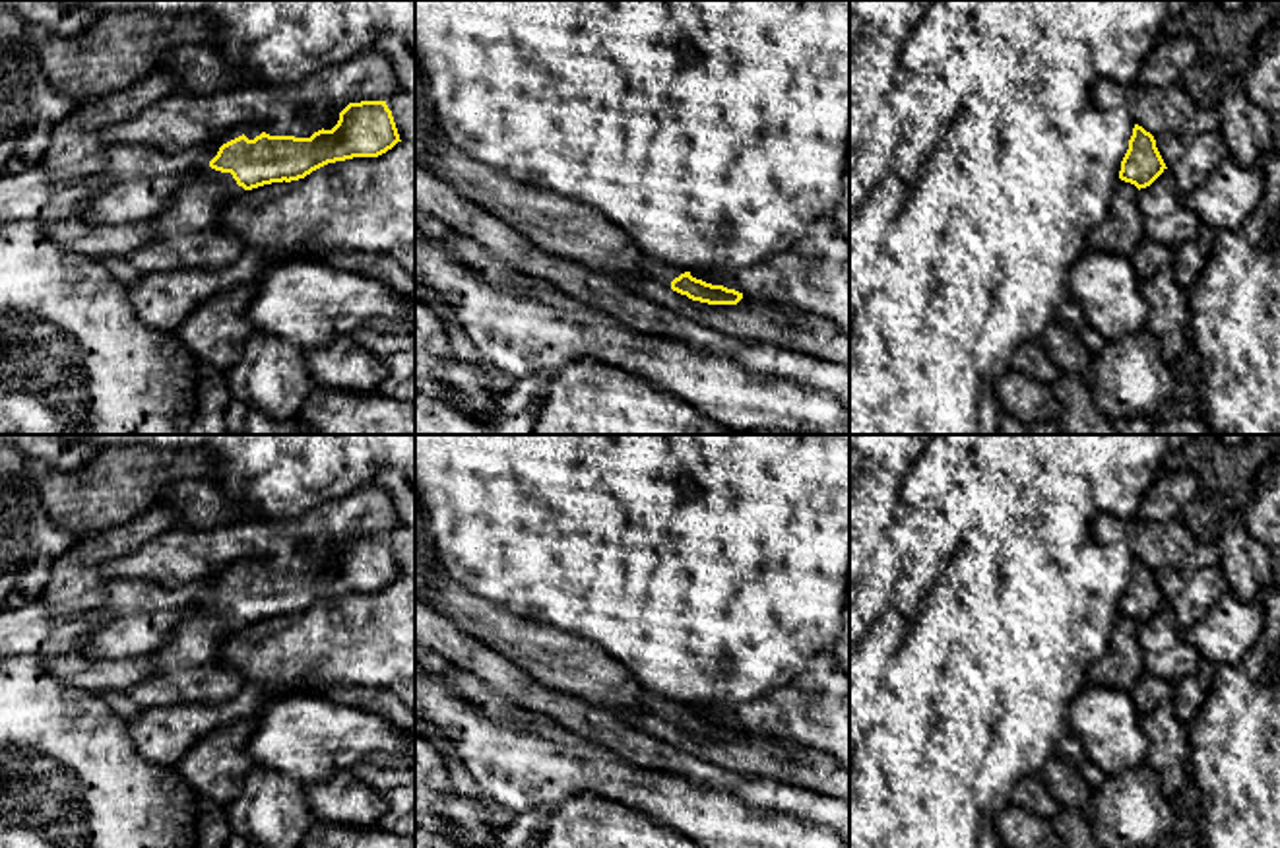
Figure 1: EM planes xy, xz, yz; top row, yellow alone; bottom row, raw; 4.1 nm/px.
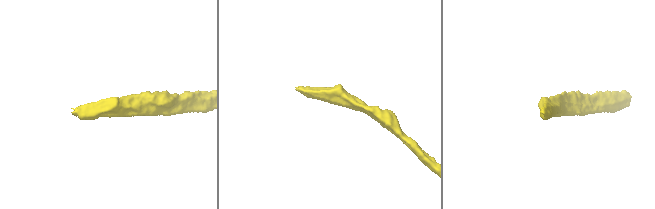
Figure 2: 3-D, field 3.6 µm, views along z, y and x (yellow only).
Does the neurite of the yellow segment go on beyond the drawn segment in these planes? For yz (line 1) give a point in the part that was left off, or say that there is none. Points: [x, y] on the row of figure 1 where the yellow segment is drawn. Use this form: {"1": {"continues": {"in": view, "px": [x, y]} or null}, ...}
{"1": {"continues": null}}

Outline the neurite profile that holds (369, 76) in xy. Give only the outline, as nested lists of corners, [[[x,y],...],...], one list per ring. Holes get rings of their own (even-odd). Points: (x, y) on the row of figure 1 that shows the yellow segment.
[[[374,47],[301,83],[237,83],[231,89],[204,95],[175,91],[136,116],[109,126],[101,132],[101,140],[176,153],[206,146],[225,132],[262,126],[275,105],[314,109],[322,101],[386,101],[400,89],[403,85],[392,60]]]

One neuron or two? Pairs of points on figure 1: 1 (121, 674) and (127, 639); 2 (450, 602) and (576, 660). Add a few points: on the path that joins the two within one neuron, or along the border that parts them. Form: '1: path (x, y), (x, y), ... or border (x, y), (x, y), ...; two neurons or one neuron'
1: border (80, 652), (92, 658), (150, 656); two neurons
2: path (481, 619), (545, 652); one neuron

